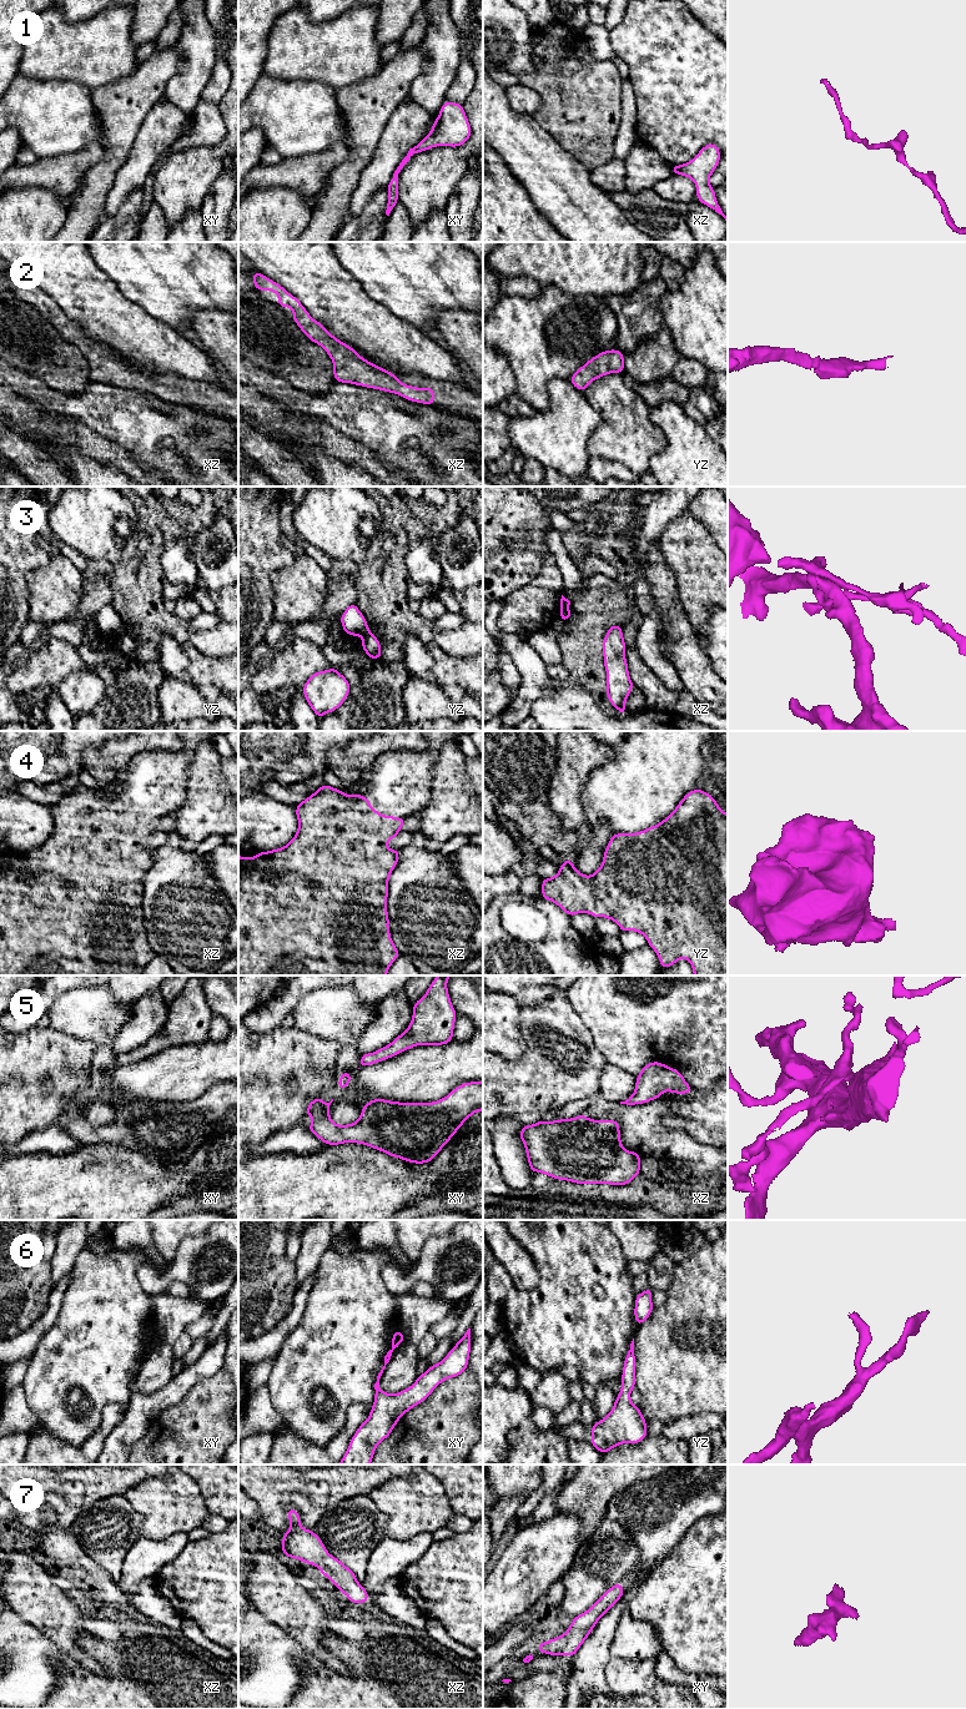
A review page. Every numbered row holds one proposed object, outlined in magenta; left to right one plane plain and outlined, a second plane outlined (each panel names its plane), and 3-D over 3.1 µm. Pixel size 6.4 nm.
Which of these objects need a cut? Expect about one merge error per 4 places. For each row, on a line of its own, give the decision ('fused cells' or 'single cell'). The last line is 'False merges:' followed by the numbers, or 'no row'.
1: single cell
2: single cell
3: fused cells
4: single cell
5: single cell
6: single cell
7: single cell
False merges: 3

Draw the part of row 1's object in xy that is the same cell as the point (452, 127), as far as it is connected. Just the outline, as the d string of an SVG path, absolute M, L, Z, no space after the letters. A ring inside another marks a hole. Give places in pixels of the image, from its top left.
M447 100L441 106L439 115L433 121L431 132L413 148L409 148L407 156L394 171L387 186L388 203L386 215L389 216L391 211L398 203L398 173L414 153L438 146L458 147L466 143L471 135L472 130L463 104L456 104Z

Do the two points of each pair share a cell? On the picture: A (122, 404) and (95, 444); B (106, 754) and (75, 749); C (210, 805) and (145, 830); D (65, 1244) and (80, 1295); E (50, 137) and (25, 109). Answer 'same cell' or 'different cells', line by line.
A: different cells
B: different cells
C: different cells
D: different cells
E: same cell

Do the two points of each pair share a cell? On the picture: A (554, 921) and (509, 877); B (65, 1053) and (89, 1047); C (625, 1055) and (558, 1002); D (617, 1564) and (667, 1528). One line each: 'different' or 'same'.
A: different
B: same
C: different
D: different

